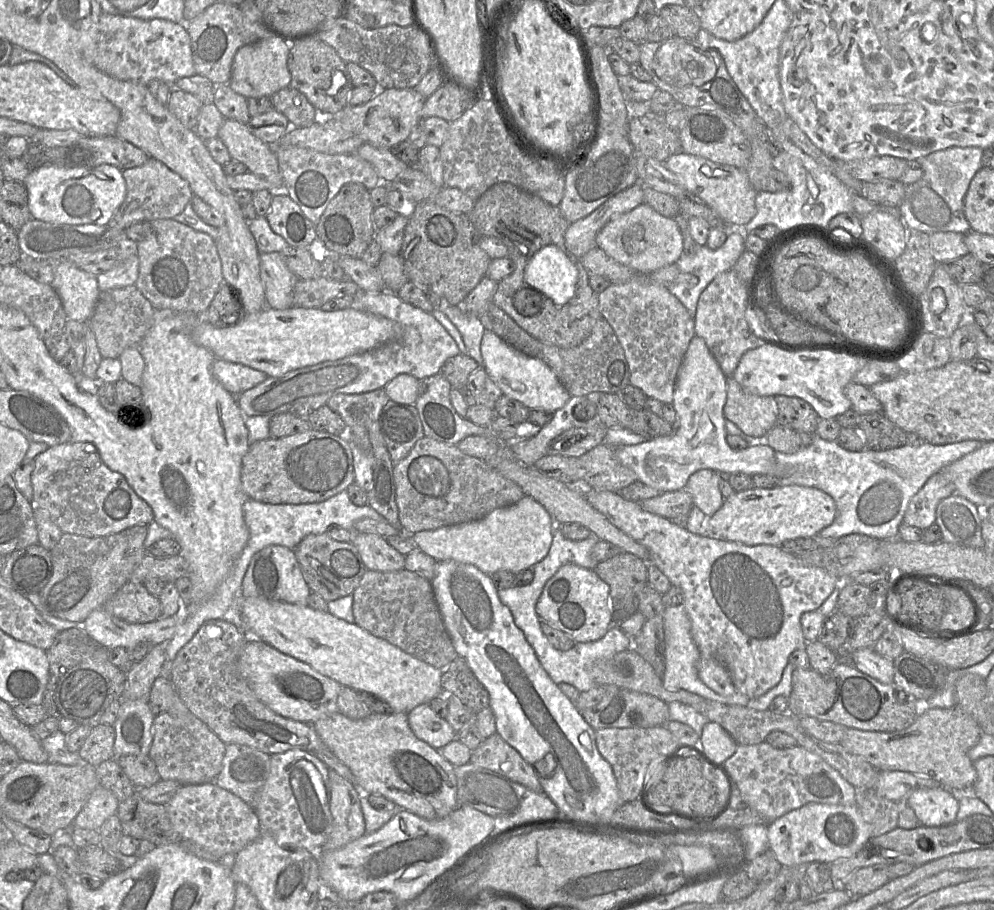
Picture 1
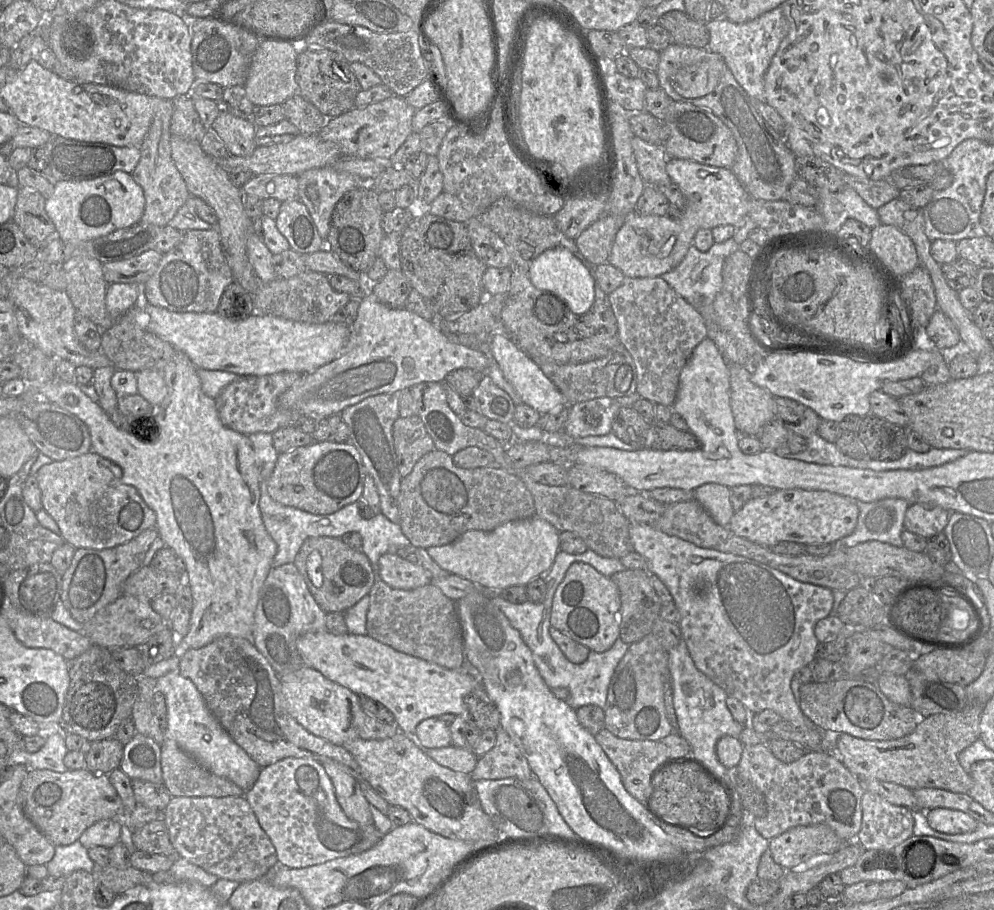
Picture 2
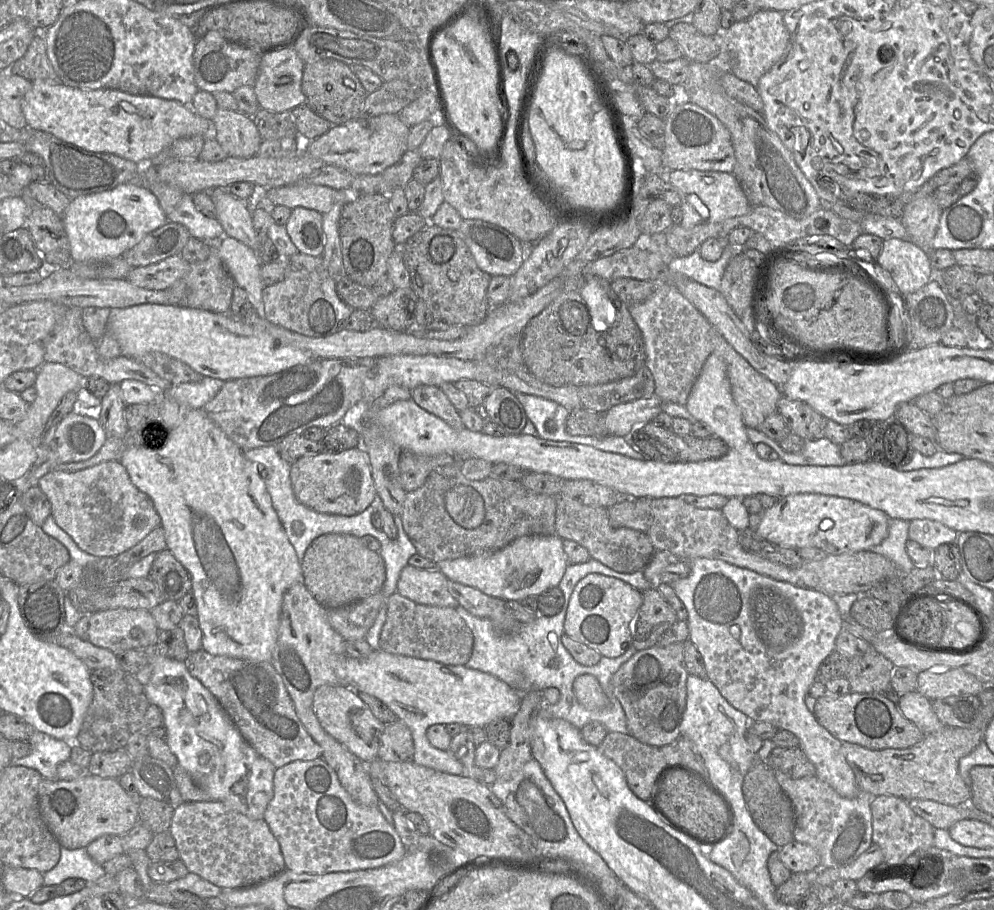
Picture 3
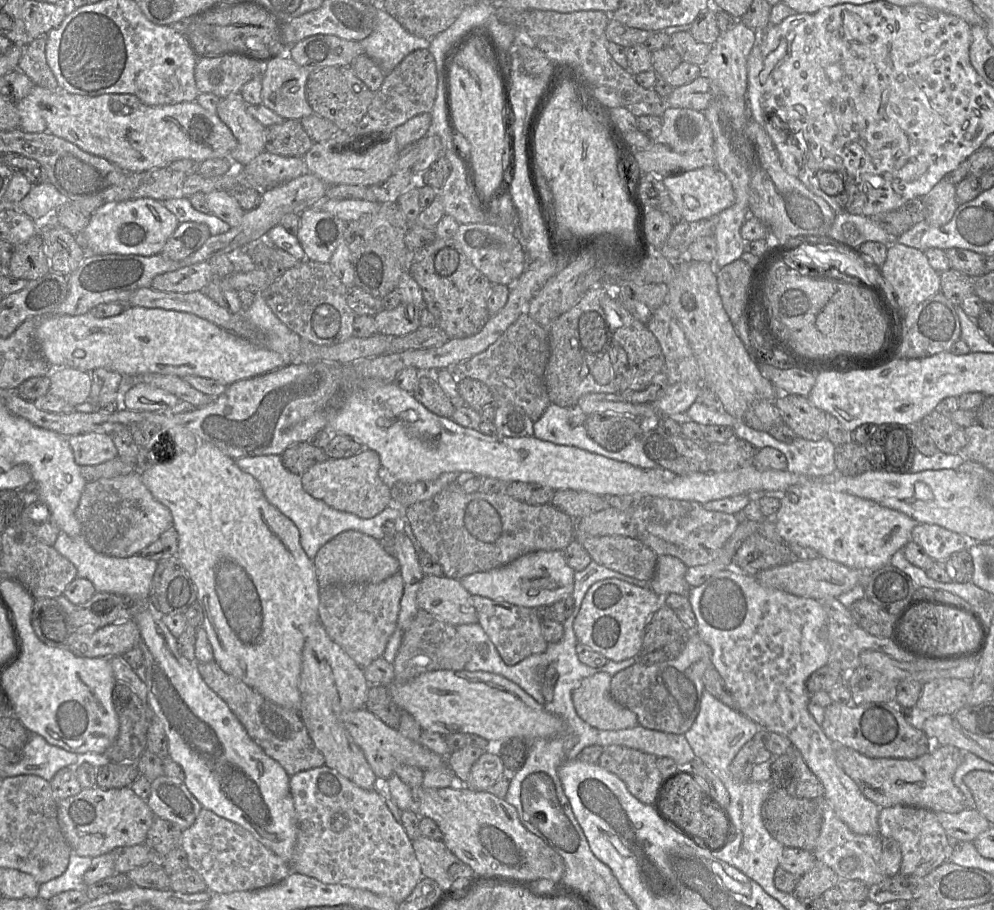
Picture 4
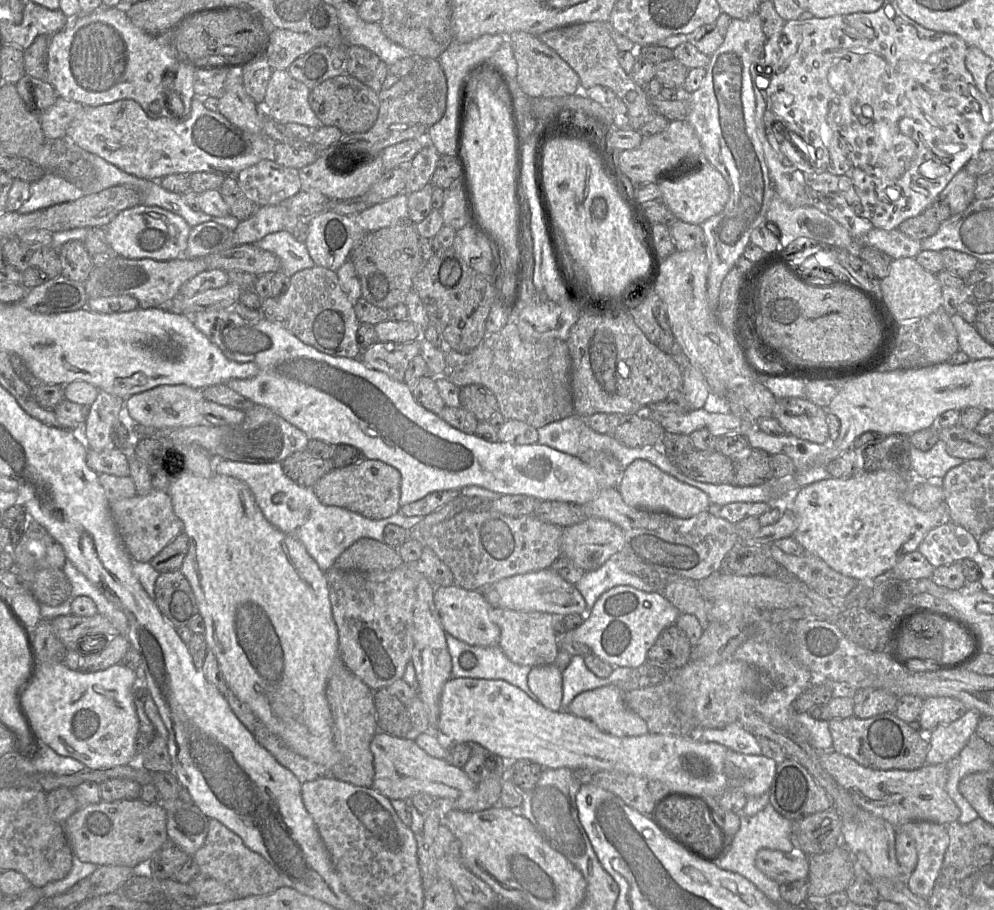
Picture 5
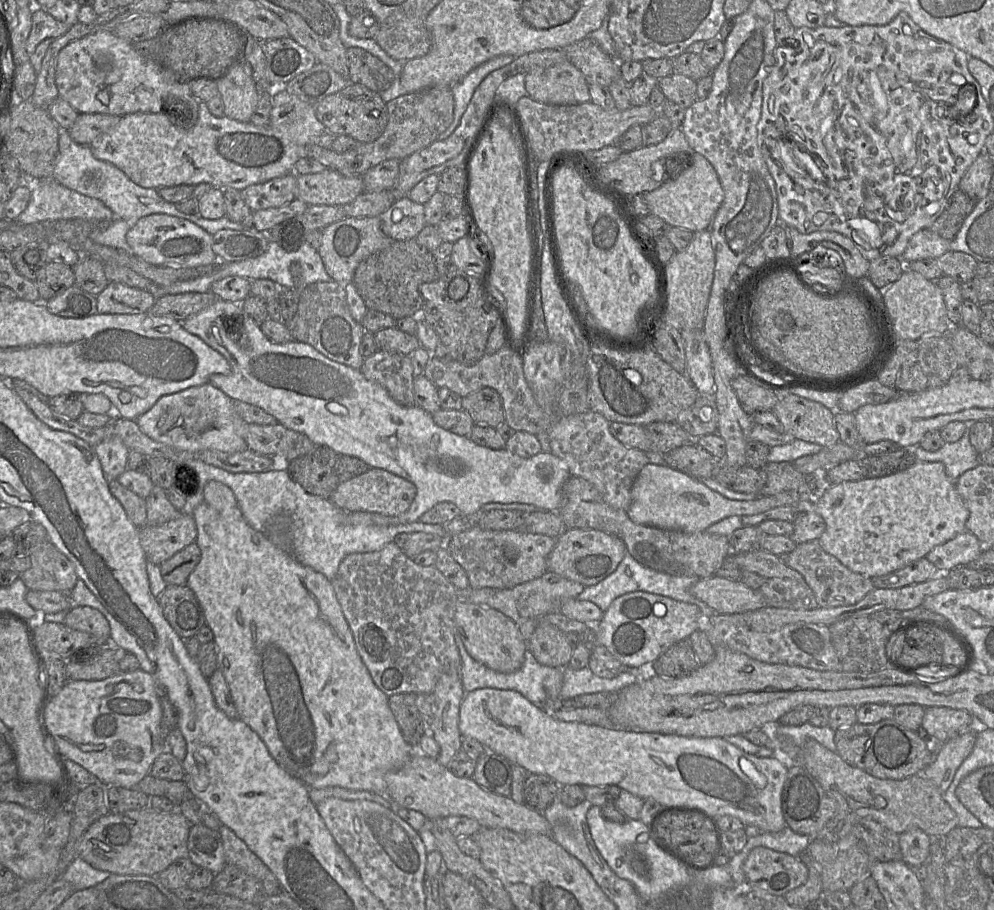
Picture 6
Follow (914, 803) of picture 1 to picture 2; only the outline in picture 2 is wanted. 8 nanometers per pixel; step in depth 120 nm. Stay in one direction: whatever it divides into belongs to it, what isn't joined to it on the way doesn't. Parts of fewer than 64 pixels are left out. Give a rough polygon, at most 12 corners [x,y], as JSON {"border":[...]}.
{"border":[[947,808],[926,810],[930,827],[944,834],[966,834],[978,822]]}

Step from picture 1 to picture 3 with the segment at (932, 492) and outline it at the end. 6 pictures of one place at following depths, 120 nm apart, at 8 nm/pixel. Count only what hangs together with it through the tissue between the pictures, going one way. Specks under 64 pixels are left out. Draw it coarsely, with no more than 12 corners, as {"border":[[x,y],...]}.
{"border":[[929,519],[908,525],[909,539],[935,550],[958,532]]}

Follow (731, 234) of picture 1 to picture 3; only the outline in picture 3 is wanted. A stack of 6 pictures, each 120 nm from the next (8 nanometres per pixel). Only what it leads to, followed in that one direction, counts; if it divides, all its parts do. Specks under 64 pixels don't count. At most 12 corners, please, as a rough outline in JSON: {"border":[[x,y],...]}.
{"border":[[725,243],[720,259],[703,259],[696,250],[673,258],[668,267],[719,290],[737,248]]}

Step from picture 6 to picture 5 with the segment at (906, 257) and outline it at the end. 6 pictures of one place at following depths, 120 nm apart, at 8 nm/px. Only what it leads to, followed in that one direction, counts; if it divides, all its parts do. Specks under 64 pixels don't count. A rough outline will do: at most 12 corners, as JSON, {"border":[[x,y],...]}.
{"border":[[873,228],[856,240],[892,259],[916,258],[919,240],[898,229]]}

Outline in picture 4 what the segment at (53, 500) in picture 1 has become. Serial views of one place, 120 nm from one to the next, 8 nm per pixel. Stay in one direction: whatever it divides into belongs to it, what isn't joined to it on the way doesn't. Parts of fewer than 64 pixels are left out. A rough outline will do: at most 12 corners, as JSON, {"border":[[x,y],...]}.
{"border":[[138,471],[87,482],[76,509],[96,552],[139,555],[173,527]]}

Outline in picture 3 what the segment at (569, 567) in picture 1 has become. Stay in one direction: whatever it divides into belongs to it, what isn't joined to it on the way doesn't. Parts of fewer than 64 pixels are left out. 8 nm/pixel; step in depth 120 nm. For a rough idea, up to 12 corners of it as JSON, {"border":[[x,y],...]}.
{"border":[[588,574],[564,634],[616,658],[631,646],[642,592]]}

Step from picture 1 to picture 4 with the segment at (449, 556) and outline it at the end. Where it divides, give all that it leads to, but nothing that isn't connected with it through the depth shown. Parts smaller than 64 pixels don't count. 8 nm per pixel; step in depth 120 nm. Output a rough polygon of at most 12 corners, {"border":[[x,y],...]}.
{"border":[[536,551],[460,579],[471,594],[526,607],[571,597],[563,551]]}

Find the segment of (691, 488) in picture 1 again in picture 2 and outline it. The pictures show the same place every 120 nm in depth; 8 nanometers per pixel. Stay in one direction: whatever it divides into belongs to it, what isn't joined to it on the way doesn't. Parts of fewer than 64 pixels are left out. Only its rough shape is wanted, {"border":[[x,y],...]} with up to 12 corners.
{"border":[[706,483],[693,491],[713,520],[728,527],[731,489]]}

